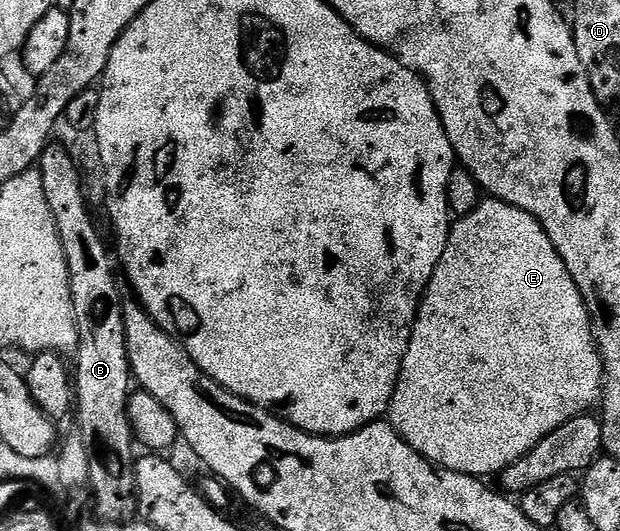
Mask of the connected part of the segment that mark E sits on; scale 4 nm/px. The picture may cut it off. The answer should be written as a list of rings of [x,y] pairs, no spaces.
[[[484,198],[479,207],[463,213],[460,220],[448,229],[446,250],[430,278],[420,300],[420,309],[412,327],[410,346],[406,350],[406,358],[402,362],[400,377],[392,395],[390,405],[390,423],[413,450],[422,454],[442,468],[449,468],[467,476],[489,478],[495,474],[503,474],[514,462],[518,462],[528,452],[545,440],[558,426],[570,422],[570,418],[583,416],[601,403],[604,387],[604,361],[596,347],[596,333],[592,331],[592,315],[588,313],[588,303],[582,298],[566,262],[558,254],[554,242],[546,234],[539,222],[526,210],[505,200]]]

